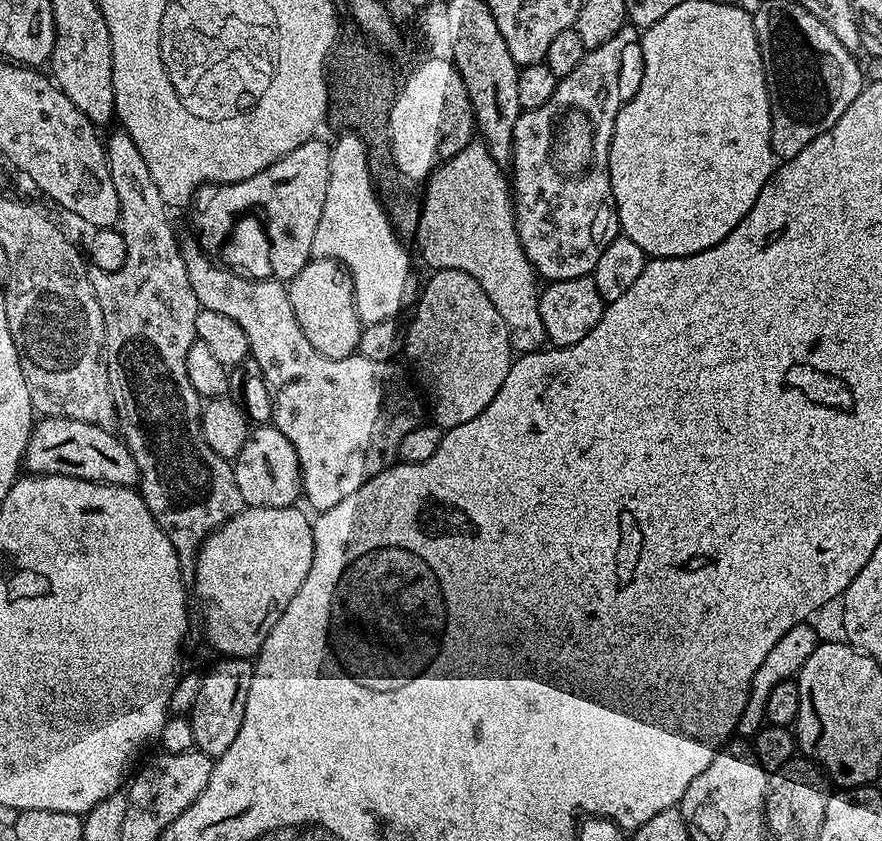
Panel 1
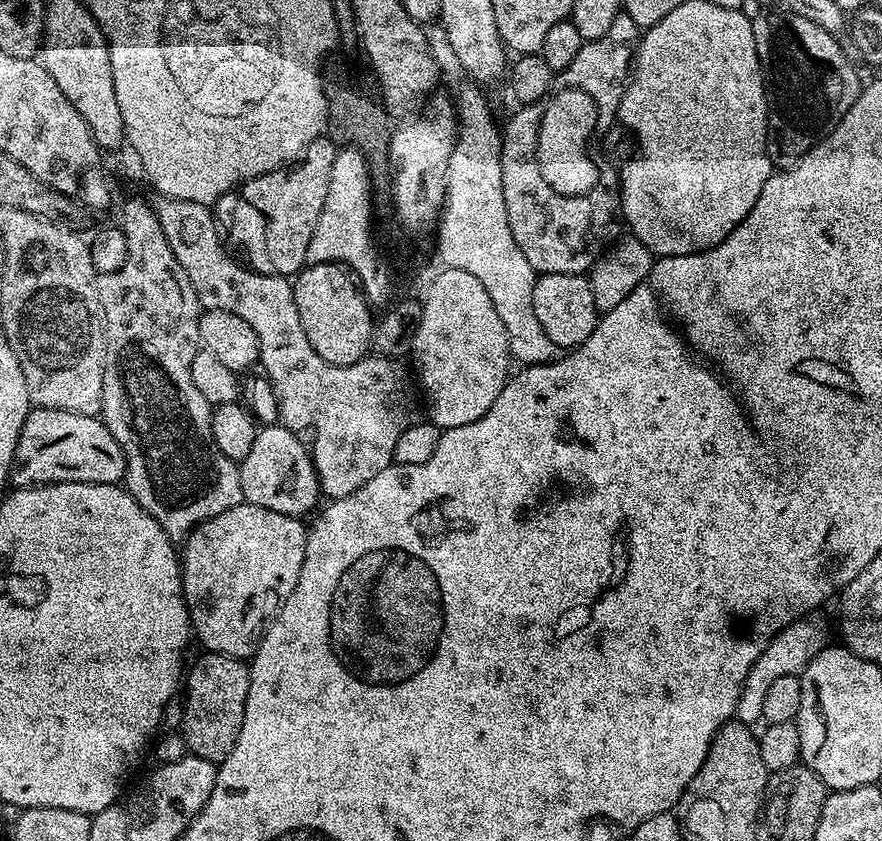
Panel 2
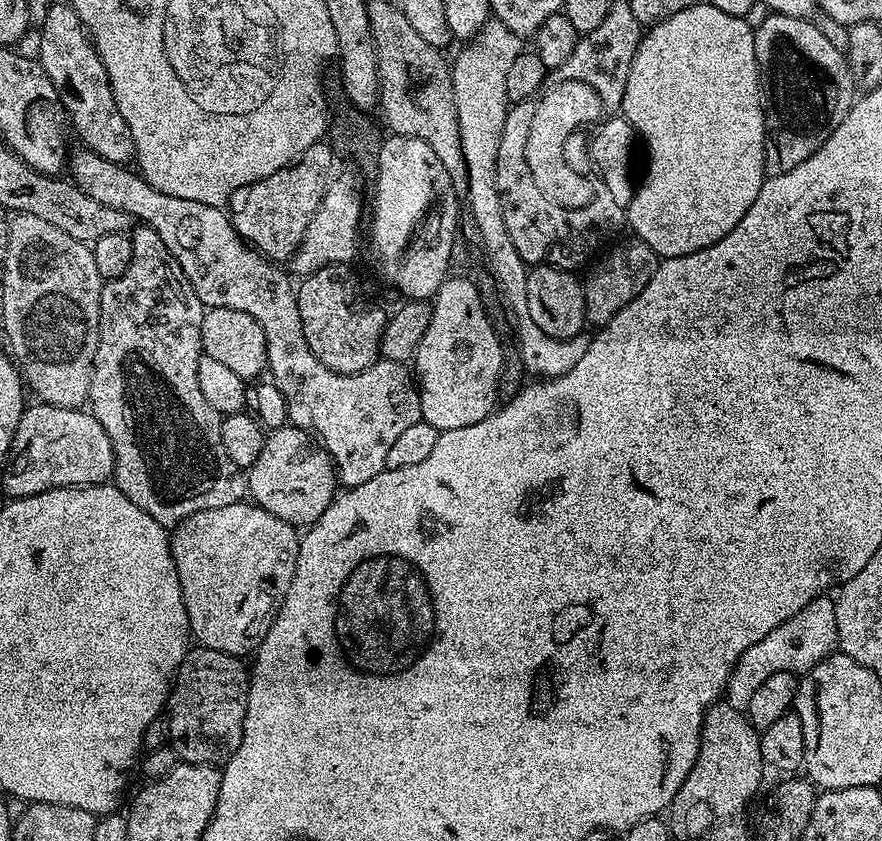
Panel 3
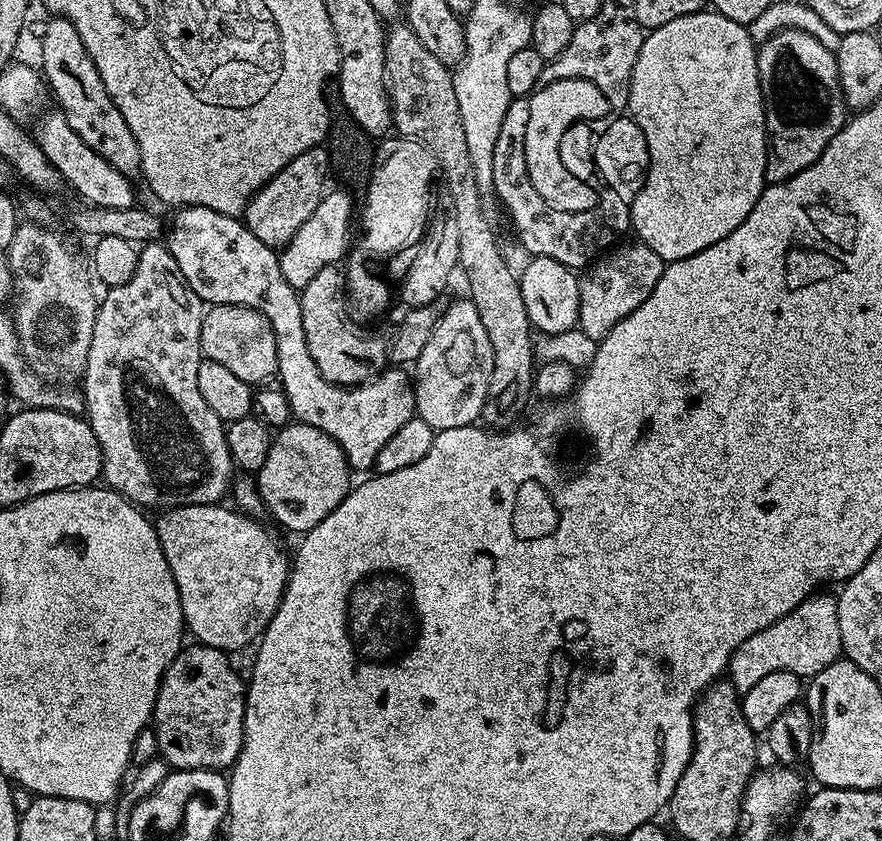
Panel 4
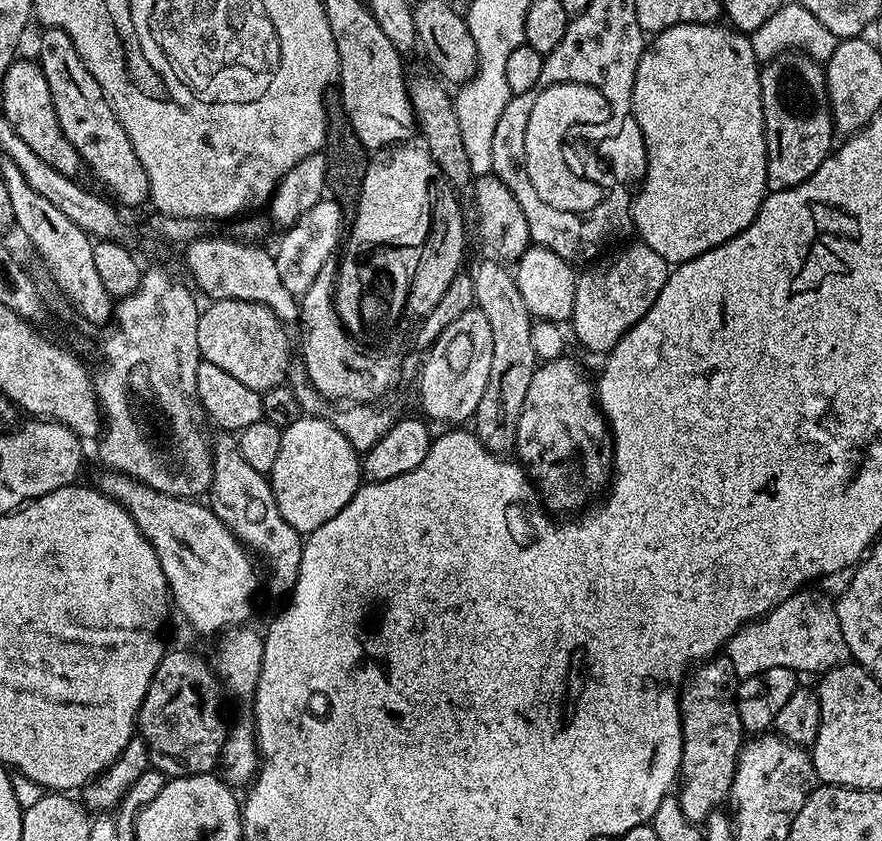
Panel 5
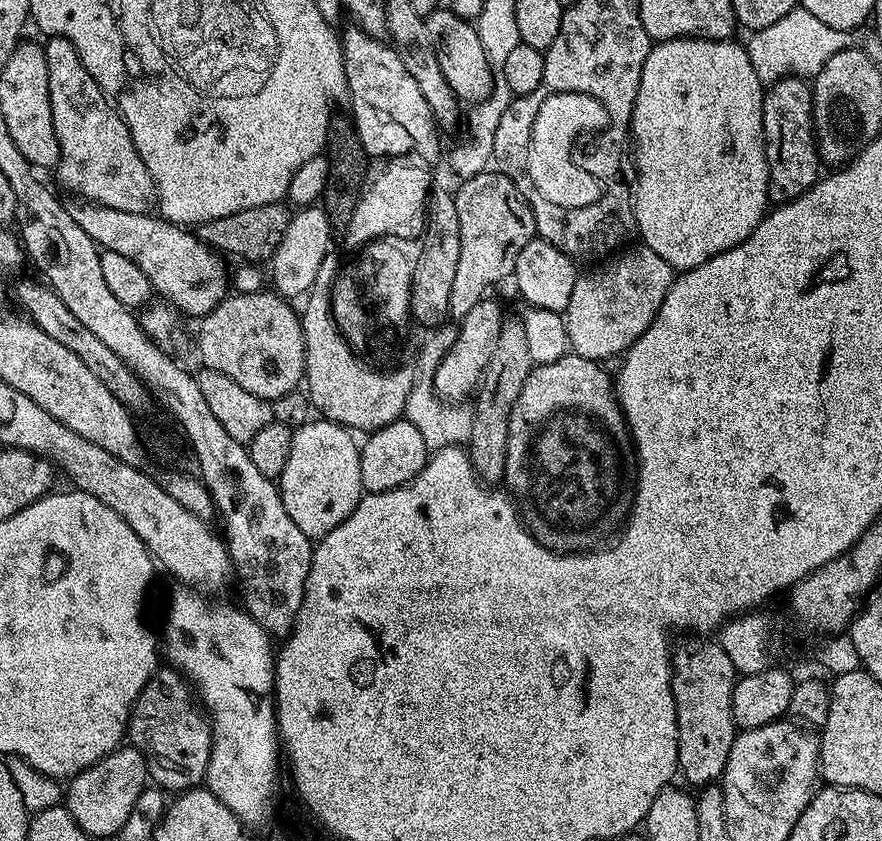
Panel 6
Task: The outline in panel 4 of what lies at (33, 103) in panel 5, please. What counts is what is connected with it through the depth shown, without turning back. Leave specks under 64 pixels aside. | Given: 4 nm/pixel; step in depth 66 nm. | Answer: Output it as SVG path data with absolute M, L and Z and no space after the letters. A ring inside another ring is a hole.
M59 110L45 111L43 115L35 121L34 139L36 145L46 154L50 166L58 170L61 181L65 185L69 184L78 195L80 200L89 205L98 207L108 207L110 210L122 210L131 208L137 203L136 192L132 189L133 181L129 177L123 176L115 166L106 162L74 130L70 130L70 122L66 122L63 112Z

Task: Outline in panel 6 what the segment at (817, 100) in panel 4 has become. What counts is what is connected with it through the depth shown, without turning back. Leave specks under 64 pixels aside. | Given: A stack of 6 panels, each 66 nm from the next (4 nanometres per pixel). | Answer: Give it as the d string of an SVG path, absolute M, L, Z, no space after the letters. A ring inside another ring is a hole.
M798 76L777 80L764 93L762 110L764 149L768 163L768 198L773 205L806 194L821 179L822 161L816 147L816 127L812 117L812 85Z

